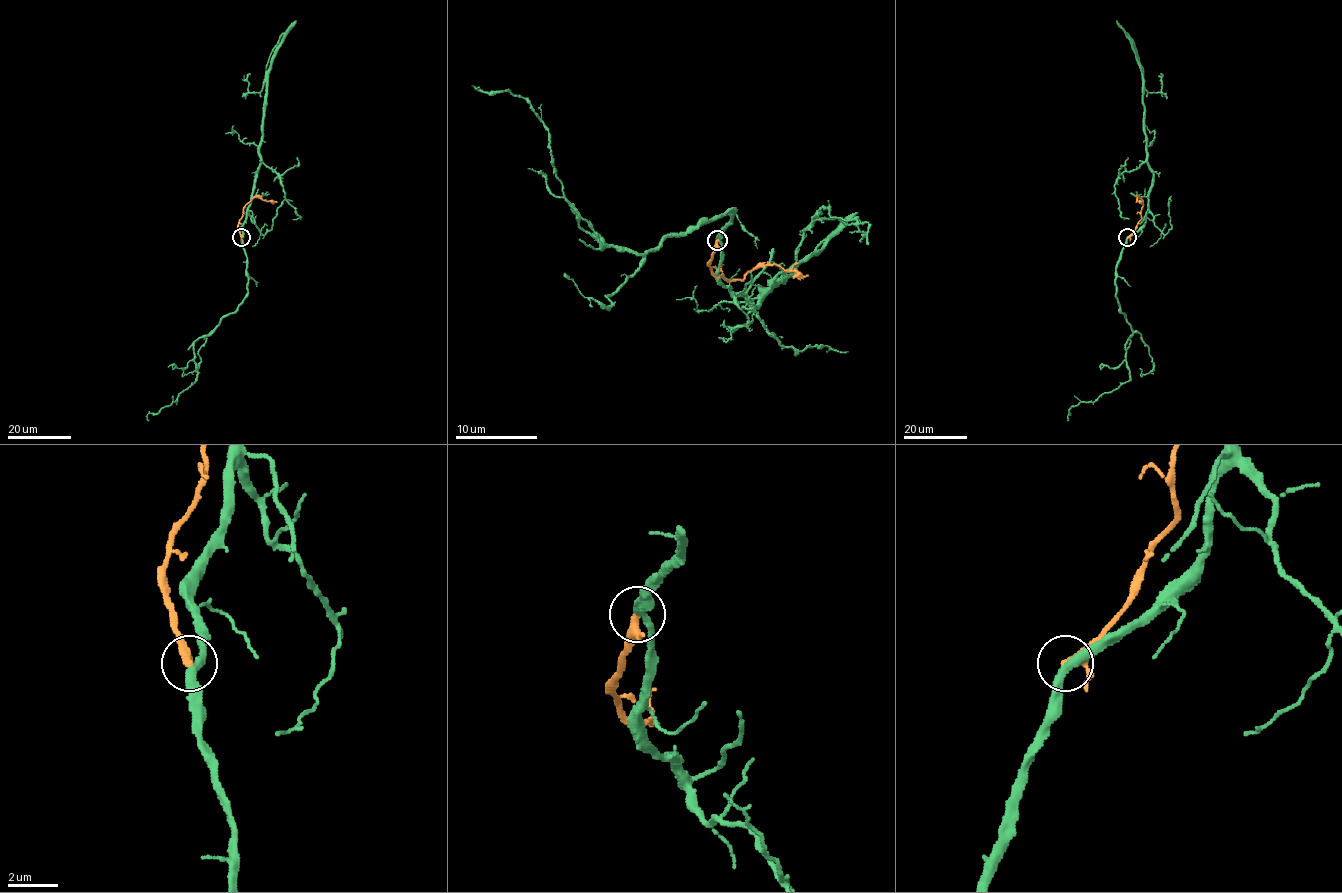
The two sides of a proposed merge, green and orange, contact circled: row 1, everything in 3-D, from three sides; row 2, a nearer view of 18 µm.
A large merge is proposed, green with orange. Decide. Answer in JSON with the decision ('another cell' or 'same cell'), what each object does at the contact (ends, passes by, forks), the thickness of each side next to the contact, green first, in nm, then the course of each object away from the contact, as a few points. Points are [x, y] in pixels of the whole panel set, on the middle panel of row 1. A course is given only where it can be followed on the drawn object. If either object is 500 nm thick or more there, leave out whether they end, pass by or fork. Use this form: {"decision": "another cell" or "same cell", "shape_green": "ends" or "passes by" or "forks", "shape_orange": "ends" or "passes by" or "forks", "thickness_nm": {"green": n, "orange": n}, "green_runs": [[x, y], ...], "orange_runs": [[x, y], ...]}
{"decision": "another cell", "shape_green": "passes by", "shape_orange": "passes by", "thickness_nm": {"green": 320, "orange": 280}, "green_runs": [[719, 239], [733, 209], [643, 254], [594, 235], [602, 246], [563, 192], [549, 129], [526, 100], [479, 88]], "orange_runs": [[717, 239], [708, 262], [717, 276], [741, 280], [753, 268], [776, 264], [804, 276], [809, 274]]}

